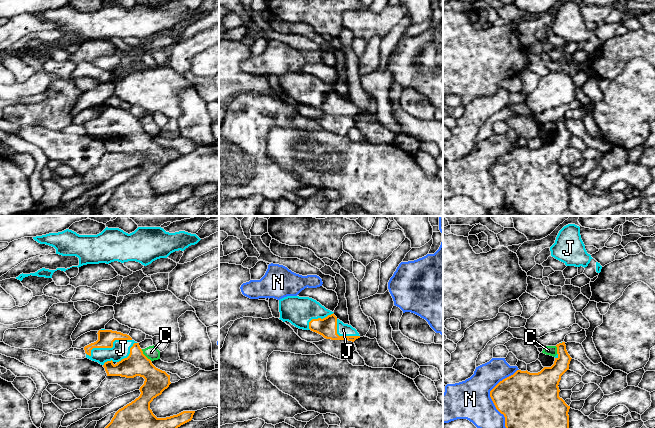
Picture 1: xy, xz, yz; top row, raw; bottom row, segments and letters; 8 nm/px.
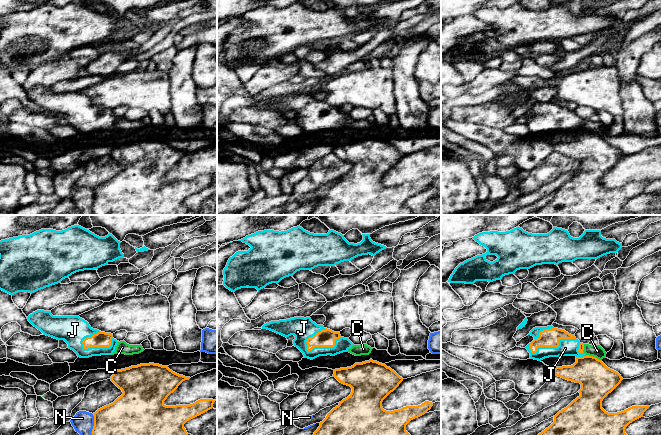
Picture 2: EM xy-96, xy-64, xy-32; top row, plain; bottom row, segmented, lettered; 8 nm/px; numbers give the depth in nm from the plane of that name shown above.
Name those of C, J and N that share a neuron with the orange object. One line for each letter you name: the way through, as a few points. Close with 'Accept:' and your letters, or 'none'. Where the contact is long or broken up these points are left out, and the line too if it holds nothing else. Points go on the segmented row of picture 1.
Accept: J

